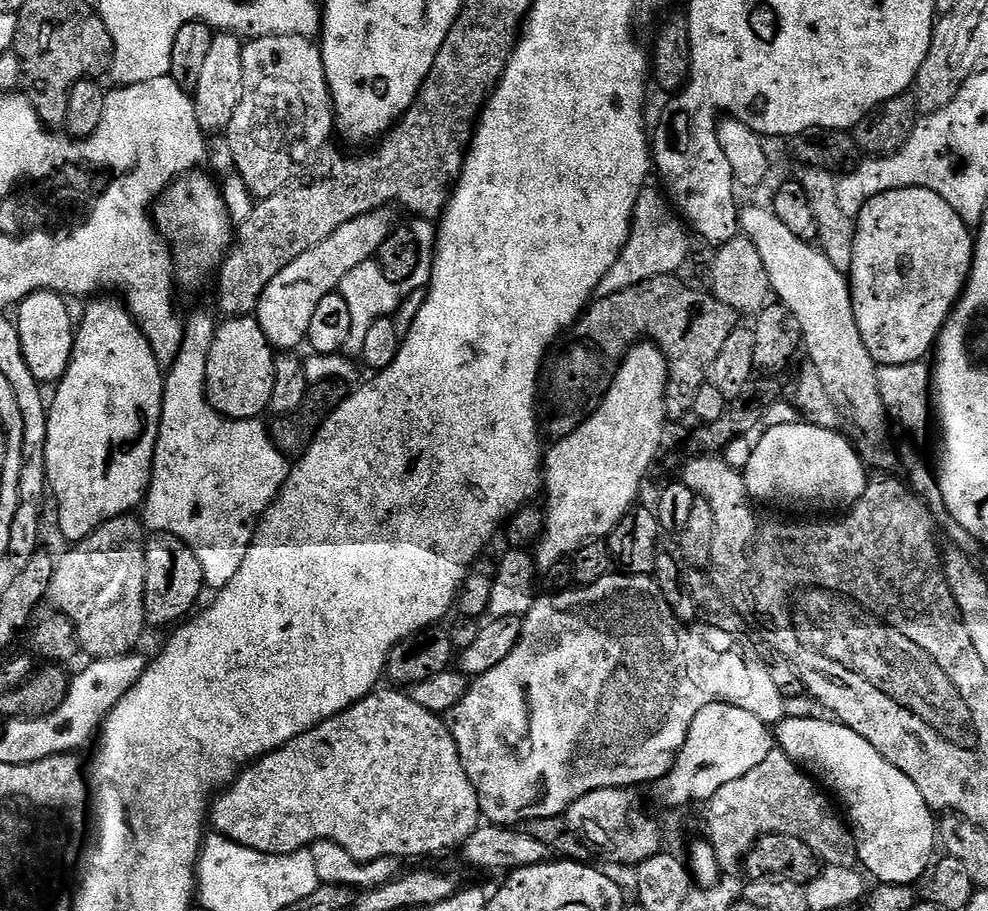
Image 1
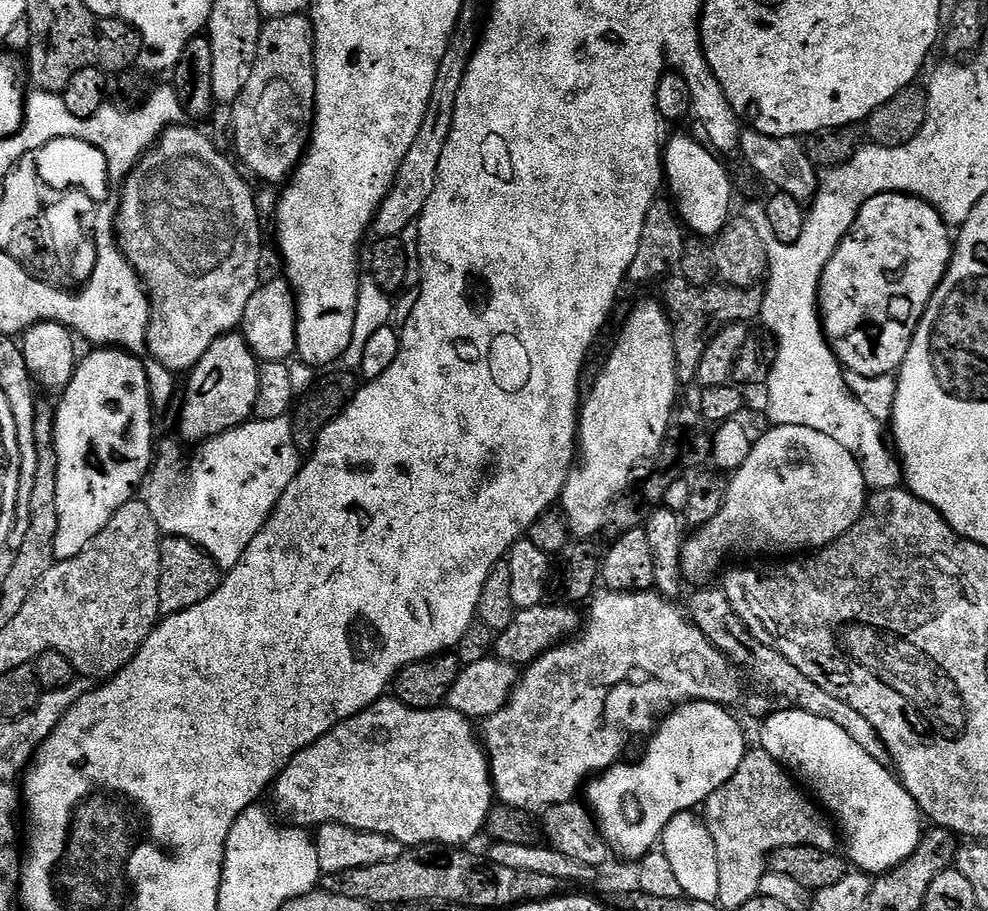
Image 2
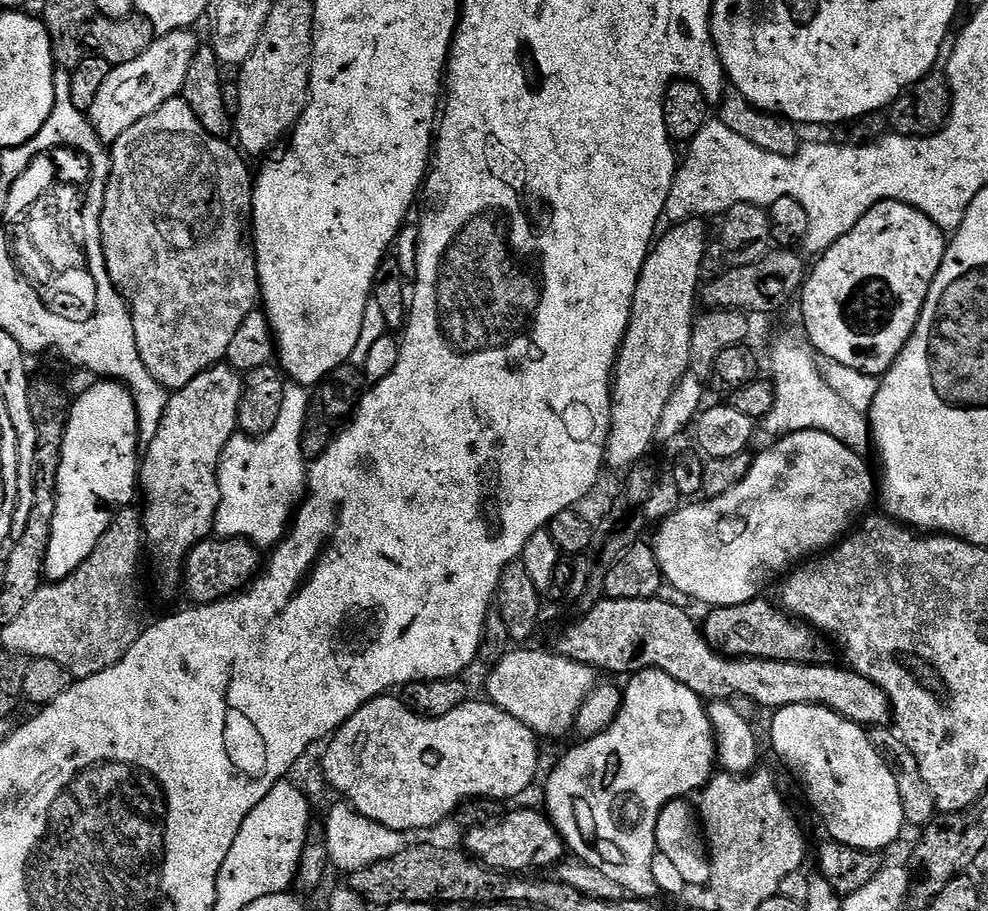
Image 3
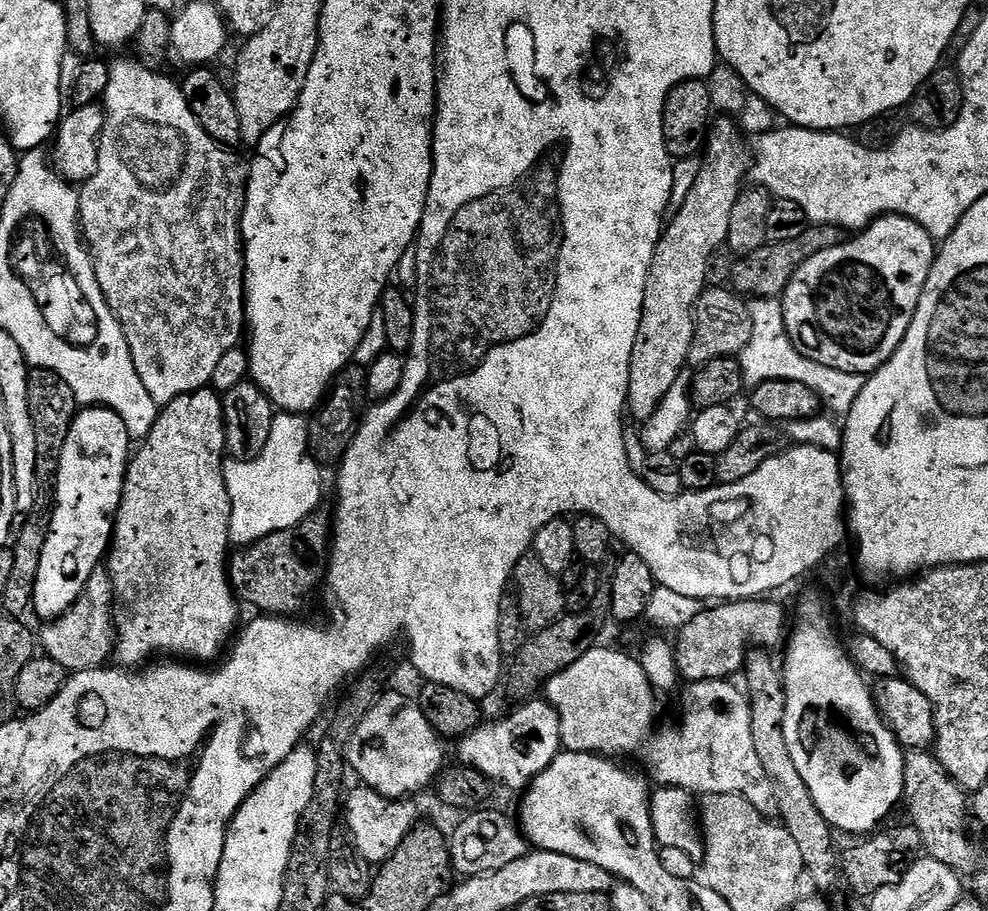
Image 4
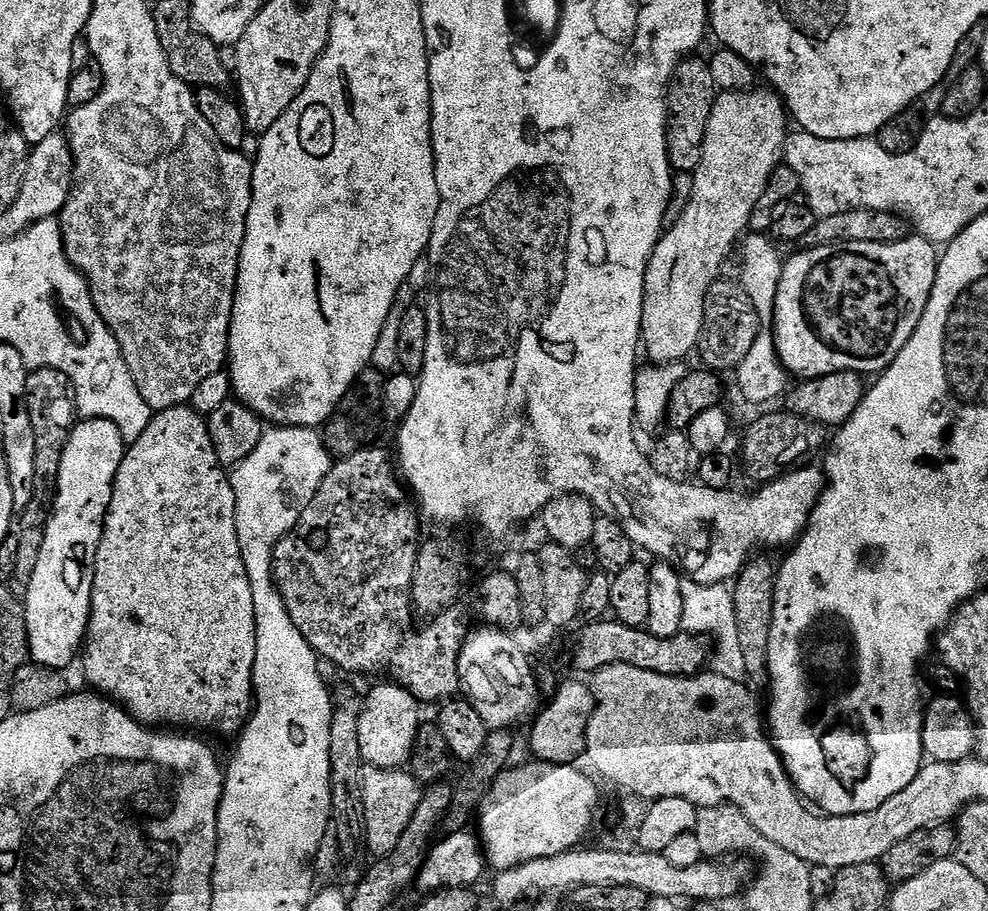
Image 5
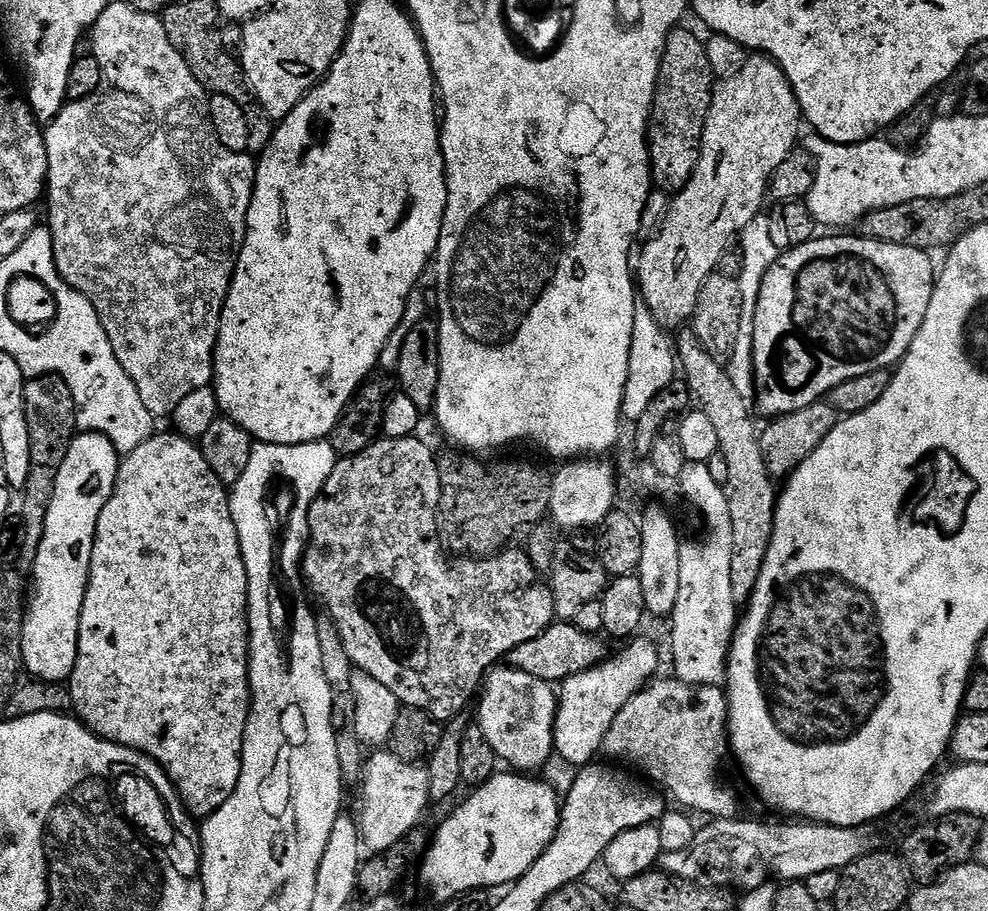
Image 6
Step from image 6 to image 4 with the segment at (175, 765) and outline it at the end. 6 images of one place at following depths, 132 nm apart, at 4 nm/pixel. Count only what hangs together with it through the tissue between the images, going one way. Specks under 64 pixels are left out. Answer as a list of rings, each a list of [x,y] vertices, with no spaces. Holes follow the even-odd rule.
[[[207,387],[194,390],[190,394],[182,394],[182,398],[174,398],[174,402],[163,405],[163,407],[159,409],[158,415],[155,419],[151,421],[151,424],[152,429],[148,432],[148,441],[146,441],[145,444],[137,450],[137,452],[135,449],[134,455],[128,461],[128,473],[124,475],[124,489],[122,490],[120,505],[116,511],[116,522],[112,529],[112,543],[110,545],[110,551],[106,556],[106,570],[112,579],[112,599],[114,601],[114,619],[116,622],[116,650],[114,653],[114,660],[117,665],[123,666],[128,670],[136,670],[141,666],[147,665],[153,658],[159,657],[156,656],[159,652],[169,652],[169,654],[172,655],[169,657],[183,658],[188,662],[219,661],[222,653],[229,647],[230,641],[237,635],[238,623],[236,624],[236,619],[239,618],[240,611],[242,611],[241,605],[236,599],[236,594],[232,590],[232,583],[228,580],[228,561],[230,559],[230,541],[232,539],[232,535],[230,534],[230,514],[232,513],[232,507],[230,506],[230,494],[226,490],[226,482],[224,481],[224,461],[226,459],[226,449],[224,446],[224,401],[221,393],[213,390],[211,387]]]

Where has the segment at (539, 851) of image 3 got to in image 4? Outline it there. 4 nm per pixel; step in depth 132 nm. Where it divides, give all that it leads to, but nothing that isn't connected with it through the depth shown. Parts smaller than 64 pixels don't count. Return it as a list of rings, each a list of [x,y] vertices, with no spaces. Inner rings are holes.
[[[477,810],[469,812],[456,829],[450,832],[448,852],[452,855],[452,867],[460,878],[490,874],[502,870],[510,862],[518,862],[530,850],[528,837],[524,835],[519,823],[504,812]]]

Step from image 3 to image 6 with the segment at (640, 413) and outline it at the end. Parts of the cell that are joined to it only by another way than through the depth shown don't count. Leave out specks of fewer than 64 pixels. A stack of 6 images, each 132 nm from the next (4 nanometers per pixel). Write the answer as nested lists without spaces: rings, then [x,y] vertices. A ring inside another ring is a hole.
[[[763,54],[749,55],[746,66],[728,80],[720,80],[712,89],[712,101],[702,134],[698,166],[690,182],[675,193],[669,203],[666,222],[658,235],[643,245],[644,253],[638,256],[638,292],[650,314],[665,330],[680,330],[691,321],[698,294],[708,277],[717,271],[728,243],[741,235],[744,227],[756,216],[768,196],[768,181],[786,162],[801,139],[802,113],[800,103],[780,69],[780,65]]]

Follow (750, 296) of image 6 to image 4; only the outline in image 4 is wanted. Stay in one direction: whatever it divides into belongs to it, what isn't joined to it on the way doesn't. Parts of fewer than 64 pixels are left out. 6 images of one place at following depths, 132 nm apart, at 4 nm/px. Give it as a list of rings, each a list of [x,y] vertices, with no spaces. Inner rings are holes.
[[[753,297],[748,303],[751,318],[750,342],[740,352],[738,361],[745,387],[753,389],[764,381],[794,381],[809,386],[819,394],[832,411],[847,415],[865,386],[867,375],[860,372],[836,370],[806,358],[793,346],[785,328],[783,301],[777,297]]]

